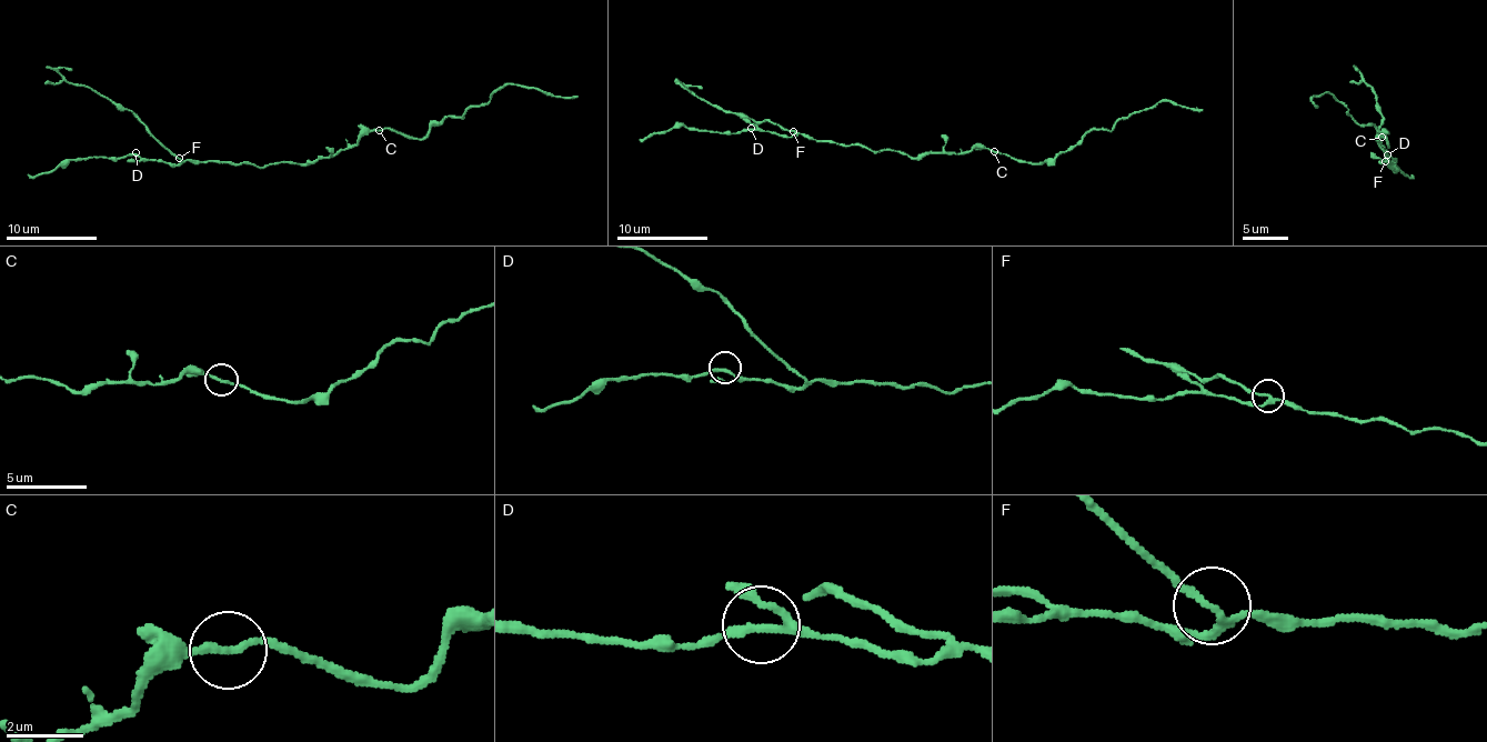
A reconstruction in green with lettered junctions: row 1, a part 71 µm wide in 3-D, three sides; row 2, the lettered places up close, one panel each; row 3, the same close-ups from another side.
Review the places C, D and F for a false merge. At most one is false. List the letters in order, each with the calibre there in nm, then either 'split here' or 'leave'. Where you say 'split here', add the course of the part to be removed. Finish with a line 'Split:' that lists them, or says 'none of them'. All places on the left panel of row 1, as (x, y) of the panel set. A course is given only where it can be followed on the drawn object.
C: calibre 170 nm; leave
D: calibre 150 nm; leave
F: calibre 160 nm; split here; course (179, 158), (132, 112), (121, 110), (82, 86), (73, 86), (59, 71), (60, 67), (72, 69)
Split: F

